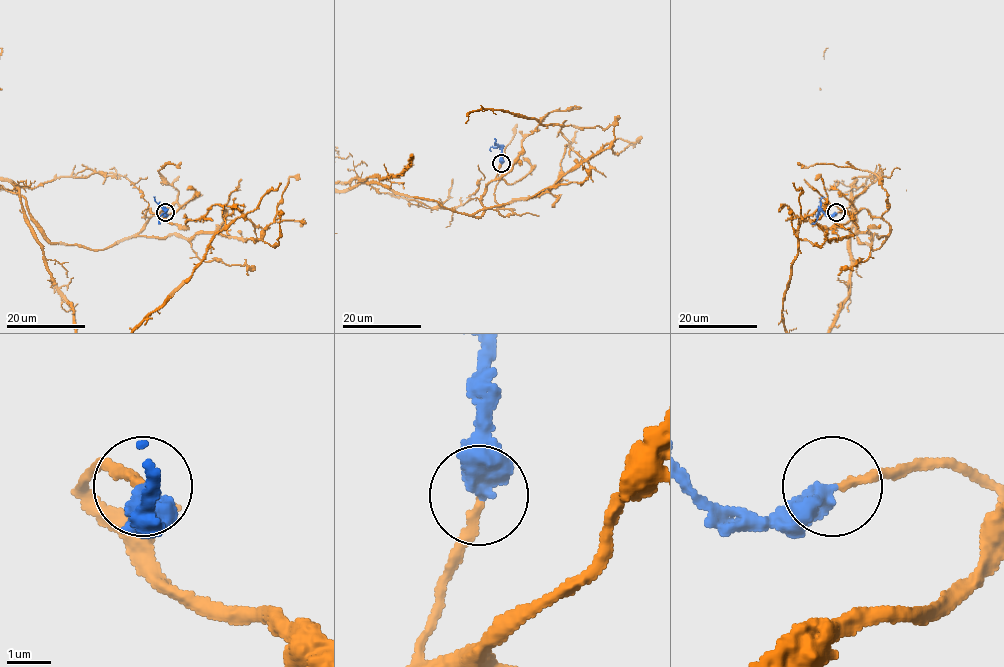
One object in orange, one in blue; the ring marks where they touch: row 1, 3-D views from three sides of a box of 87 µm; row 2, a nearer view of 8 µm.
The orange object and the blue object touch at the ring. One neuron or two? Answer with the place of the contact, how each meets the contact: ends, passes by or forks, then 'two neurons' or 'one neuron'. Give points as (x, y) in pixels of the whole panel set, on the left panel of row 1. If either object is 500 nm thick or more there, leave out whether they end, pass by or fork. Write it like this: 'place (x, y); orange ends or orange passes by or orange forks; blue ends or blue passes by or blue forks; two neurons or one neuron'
place (165, 212); orange ends; blue ends; one neuron

